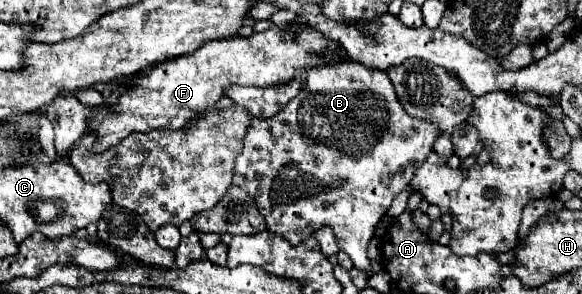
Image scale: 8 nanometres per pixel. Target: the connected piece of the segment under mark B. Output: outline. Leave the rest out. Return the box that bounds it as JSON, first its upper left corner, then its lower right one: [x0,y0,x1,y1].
[233,61,439,269]

